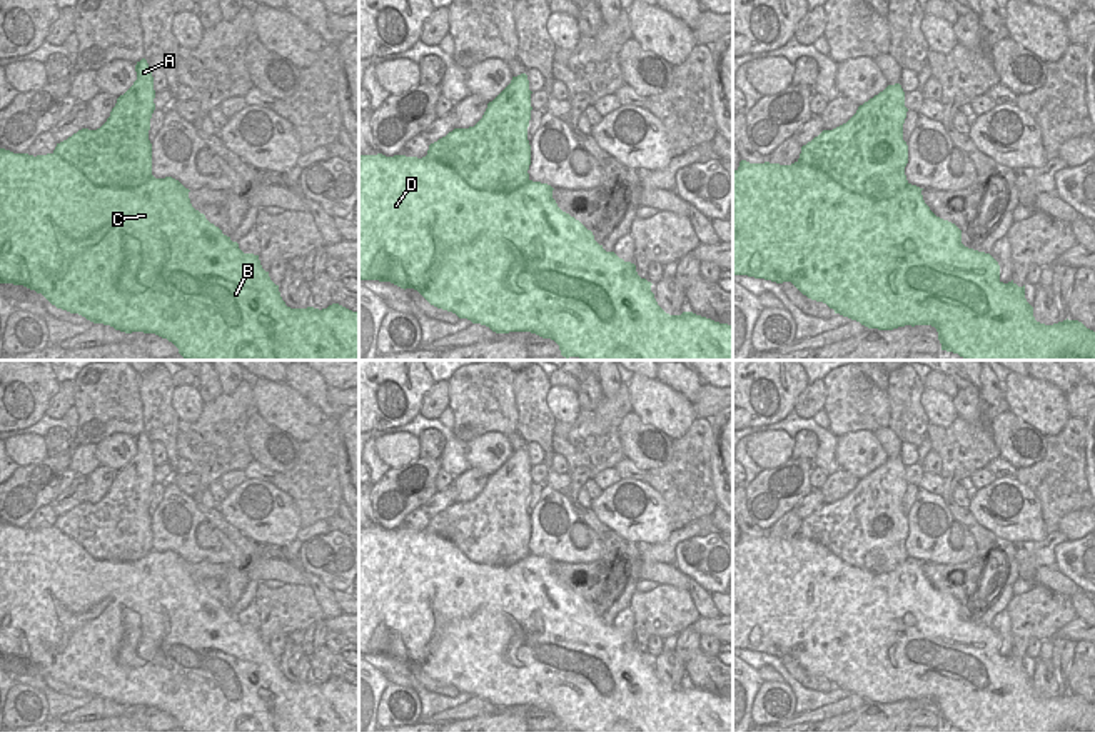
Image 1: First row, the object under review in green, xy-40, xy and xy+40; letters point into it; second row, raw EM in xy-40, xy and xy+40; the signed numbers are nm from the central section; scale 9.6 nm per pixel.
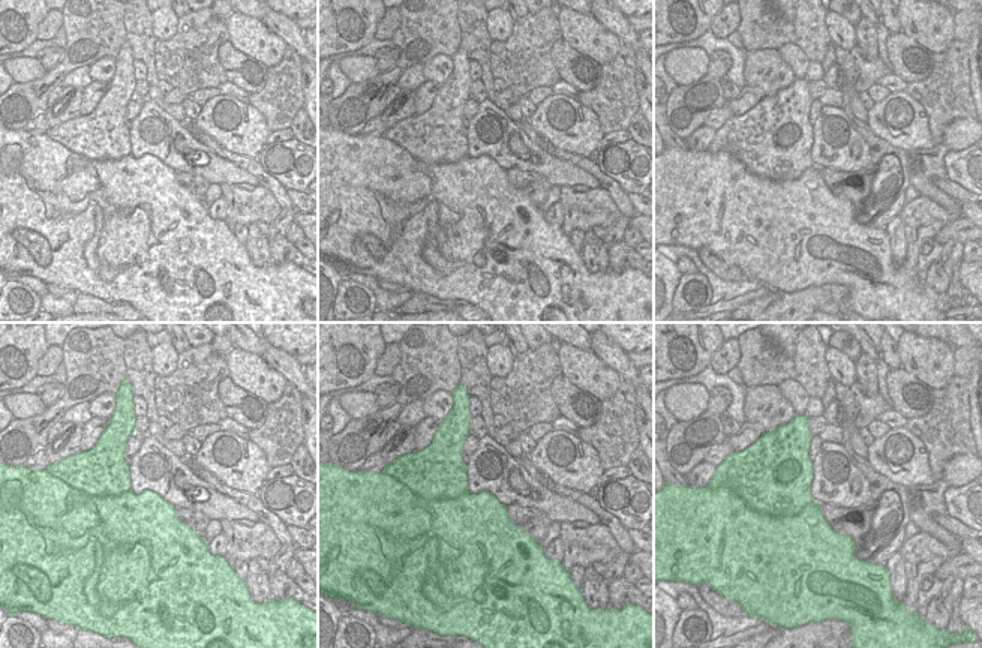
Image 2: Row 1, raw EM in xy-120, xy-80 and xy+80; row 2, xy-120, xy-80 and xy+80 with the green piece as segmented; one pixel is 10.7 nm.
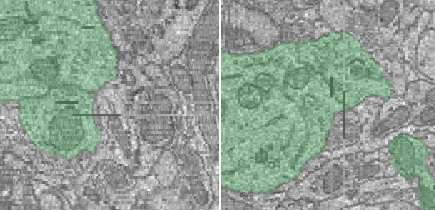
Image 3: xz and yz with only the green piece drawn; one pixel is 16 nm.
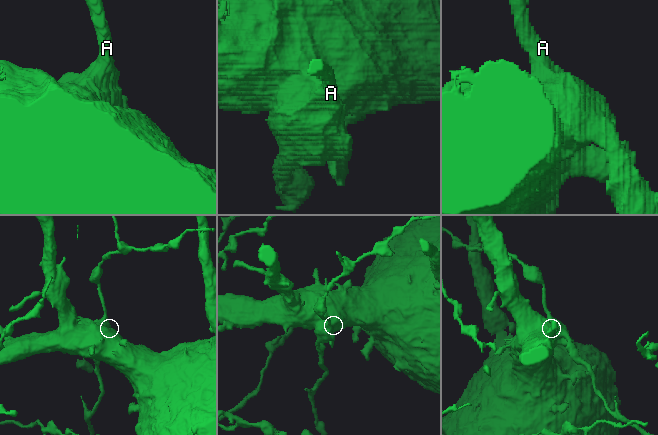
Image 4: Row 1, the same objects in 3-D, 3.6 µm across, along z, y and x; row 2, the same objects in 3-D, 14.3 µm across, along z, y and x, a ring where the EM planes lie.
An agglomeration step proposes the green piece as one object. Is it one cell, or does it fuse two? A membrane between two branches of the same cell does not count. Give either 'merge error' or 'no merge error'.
merge error

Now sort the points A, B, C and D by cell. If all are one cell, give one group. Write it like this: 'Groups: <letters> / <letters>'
Groups: A / B C D.

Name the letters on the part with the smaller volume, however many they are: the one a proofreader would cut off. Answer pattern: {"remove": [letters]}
{"remove": ["A"]}

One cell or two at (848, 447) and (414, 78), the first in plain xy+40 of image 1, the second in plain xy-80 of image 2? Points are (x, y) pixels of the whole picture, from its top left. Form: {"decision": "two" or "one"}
{"decision": "two"}

